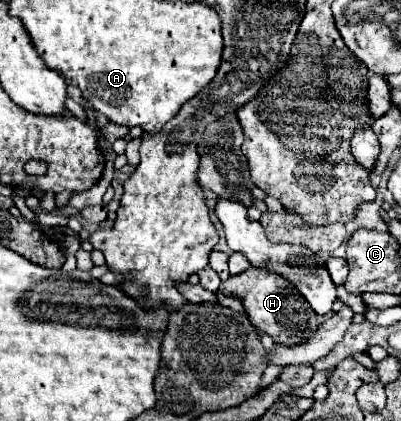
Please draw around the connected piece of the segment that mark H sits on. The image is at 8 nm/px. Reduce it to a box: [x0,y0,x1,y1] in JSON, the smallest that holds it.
[229,268,317,346]

